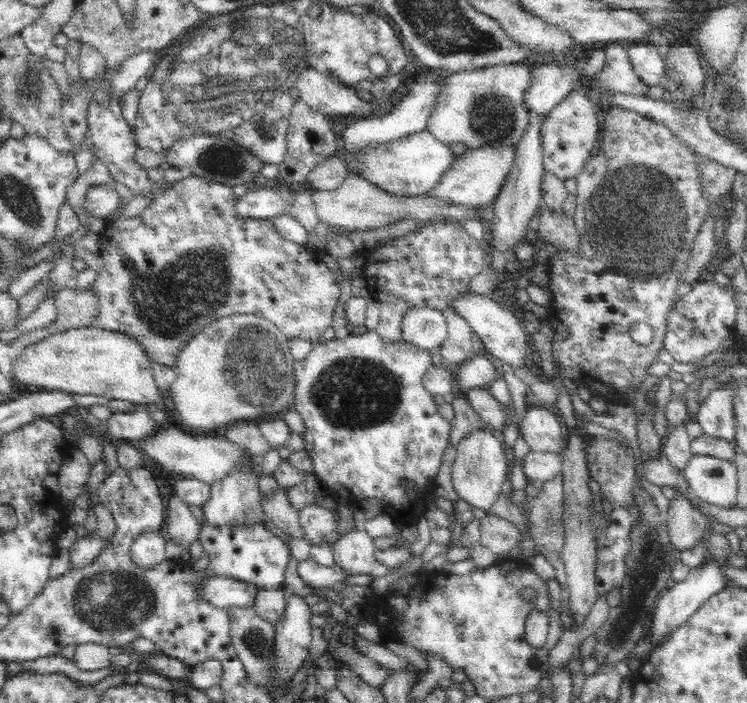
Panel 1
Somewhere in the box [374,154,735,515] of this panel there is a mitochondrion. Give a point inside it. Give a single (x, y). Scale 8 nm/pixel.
(637, 220)

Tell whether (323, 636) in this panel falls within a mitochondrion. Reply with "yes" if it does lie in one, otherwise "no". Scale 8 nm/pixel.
no

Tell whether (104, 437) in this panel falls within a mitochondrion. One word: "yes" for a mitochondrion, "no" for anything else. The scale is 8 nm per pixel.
no

